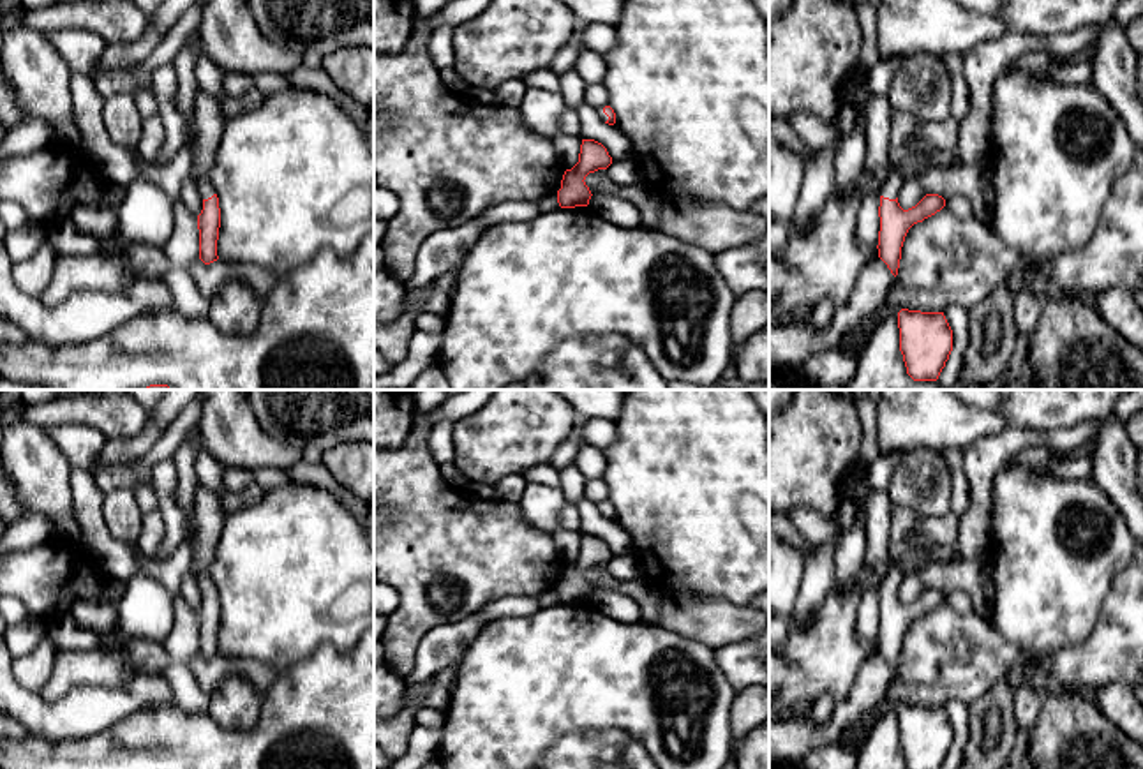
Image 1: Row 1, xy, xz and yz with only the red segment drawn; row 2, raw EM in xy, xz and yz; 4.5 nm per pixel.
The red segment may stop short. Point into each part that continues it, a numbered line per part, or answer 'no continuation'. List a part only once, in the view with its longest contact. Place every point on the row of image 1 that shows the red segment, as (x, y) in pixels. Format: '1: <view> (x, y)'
1: yz (893, 179)

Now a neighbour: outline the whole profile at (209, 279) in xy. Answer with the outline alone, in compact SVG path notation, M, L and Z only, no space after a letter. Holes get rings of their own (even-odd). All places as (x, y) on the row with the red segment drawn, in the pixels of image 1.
M199 258L189 268L198 291L210 302L217 291L229 280L245 280L249 282L256 293L265 300L273 286L277 284L277 277L272 270L247 265L247 263L228 263L228 261L213 261L205 265Z

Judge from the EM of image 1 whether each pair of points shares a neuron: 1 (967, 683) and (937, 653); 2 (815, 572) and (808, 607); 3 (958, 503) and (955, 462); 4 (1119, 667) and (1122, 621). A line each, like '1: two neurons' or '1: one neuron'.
1: one neuron
2: one neuron
3: one neuron
4: one neuron

